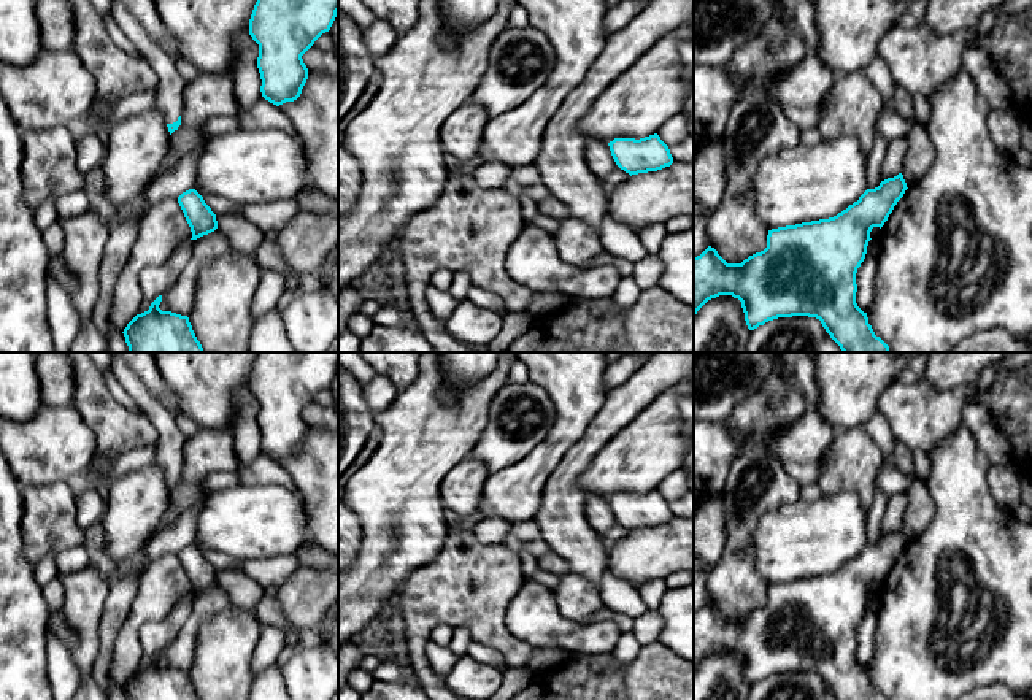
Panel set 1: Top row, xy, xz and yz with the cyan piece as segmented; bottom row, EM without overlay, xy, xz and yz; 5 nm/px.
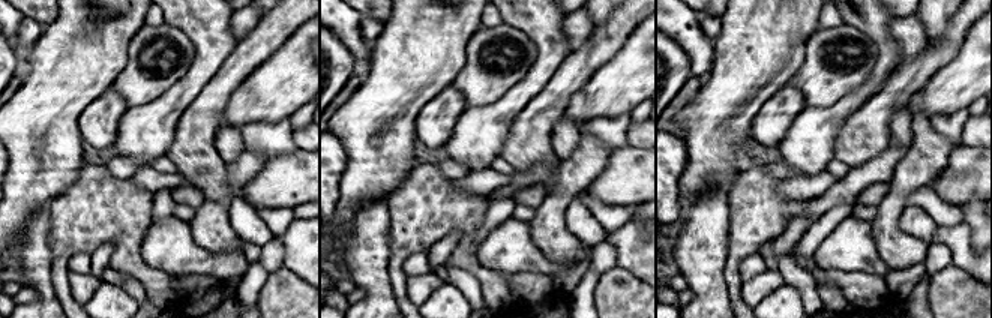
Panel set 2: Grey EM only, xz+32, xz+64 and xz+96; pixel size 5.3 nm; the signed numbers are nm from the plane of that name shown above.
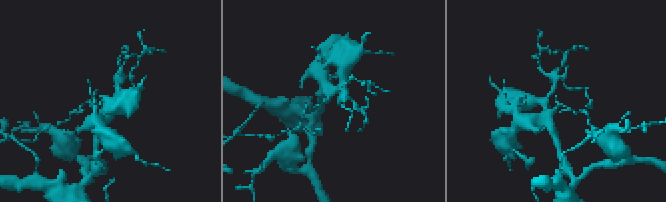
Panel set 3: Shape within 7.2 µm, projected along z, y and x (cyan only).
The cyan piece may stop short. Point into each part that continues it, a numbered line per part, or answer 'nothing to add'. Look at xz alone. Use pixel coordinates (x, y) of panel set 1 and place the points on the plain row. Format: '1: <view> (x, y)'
nothing to add

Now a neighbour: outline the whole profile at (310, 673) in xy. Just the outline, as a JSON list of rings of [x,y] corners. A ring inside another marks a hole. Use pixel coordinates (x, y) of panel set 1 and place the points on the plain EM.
[[[298,648],[283,665],[291,700],[333,700],[338,695],[338,656],[327,648]]]

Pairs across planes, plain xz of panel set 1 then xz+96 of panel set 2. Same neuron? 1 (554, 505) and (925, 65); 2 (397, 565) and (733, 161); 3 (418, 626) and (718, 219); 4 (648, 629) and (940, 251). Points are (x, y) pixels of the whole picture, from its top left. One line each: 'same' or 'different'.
1: same
2: same
3: different
4: same

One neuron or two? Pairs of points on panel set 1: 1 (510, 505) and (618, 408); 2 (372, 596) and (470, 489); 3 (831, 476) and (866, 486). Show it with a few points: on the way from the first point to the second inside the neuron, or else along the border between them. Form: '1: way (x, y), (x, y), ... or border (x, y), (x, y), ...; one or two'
1: border (586, 429), (542, 489); two
2: border (448, 472), (440, 488), (445, 508); two
3: way (839, 476), (858, 478); one

